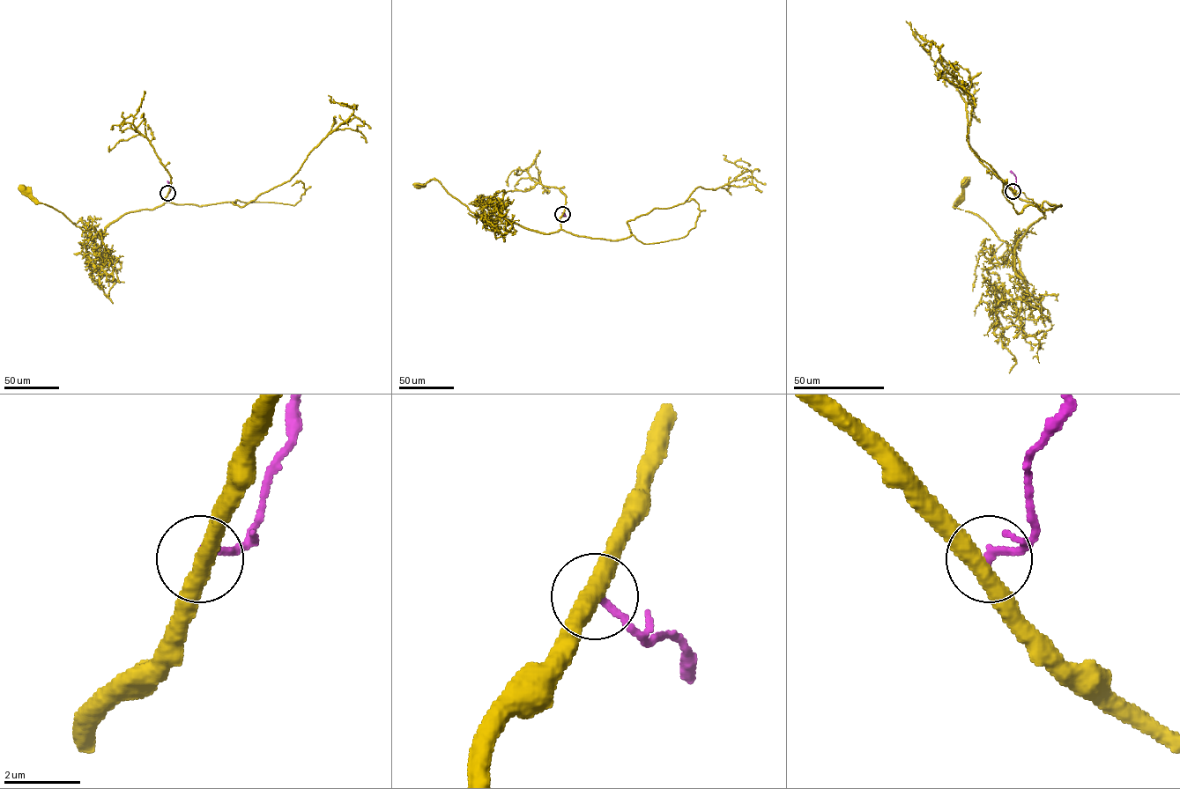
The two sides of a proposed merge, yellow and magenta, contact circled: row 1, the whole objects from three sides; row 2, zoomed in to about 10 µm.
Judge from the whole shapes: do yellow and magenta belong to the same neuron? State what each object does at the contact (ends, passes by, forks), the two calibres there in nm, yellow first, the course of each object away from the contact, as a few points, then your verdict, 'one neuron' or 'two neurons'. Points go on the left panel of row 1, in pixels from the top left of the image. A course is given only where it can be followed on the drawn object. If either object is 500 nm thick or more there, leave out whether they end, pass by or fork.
yellow passes by; magenta ends; calibres 440 and 200 nm; course yellow (167, 193), (161, 205), (127, 212), (112, 221), (99, 247), (62, 212), (36, 203), (21, 188); course magenta (167, 193), (171, 188), (166, 181); two neurons

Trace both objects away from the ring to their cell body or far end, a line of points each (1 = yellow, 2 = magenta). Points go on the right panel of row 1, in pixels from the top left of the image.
1: (1013, 191), (1044, 215), (1015, 250), (1015, 271), (1023, 281), (1012, 247), (982, 218), (954, 208), (964, 183)
2: (1013, 191), (1016, 180), (1011, 172)

